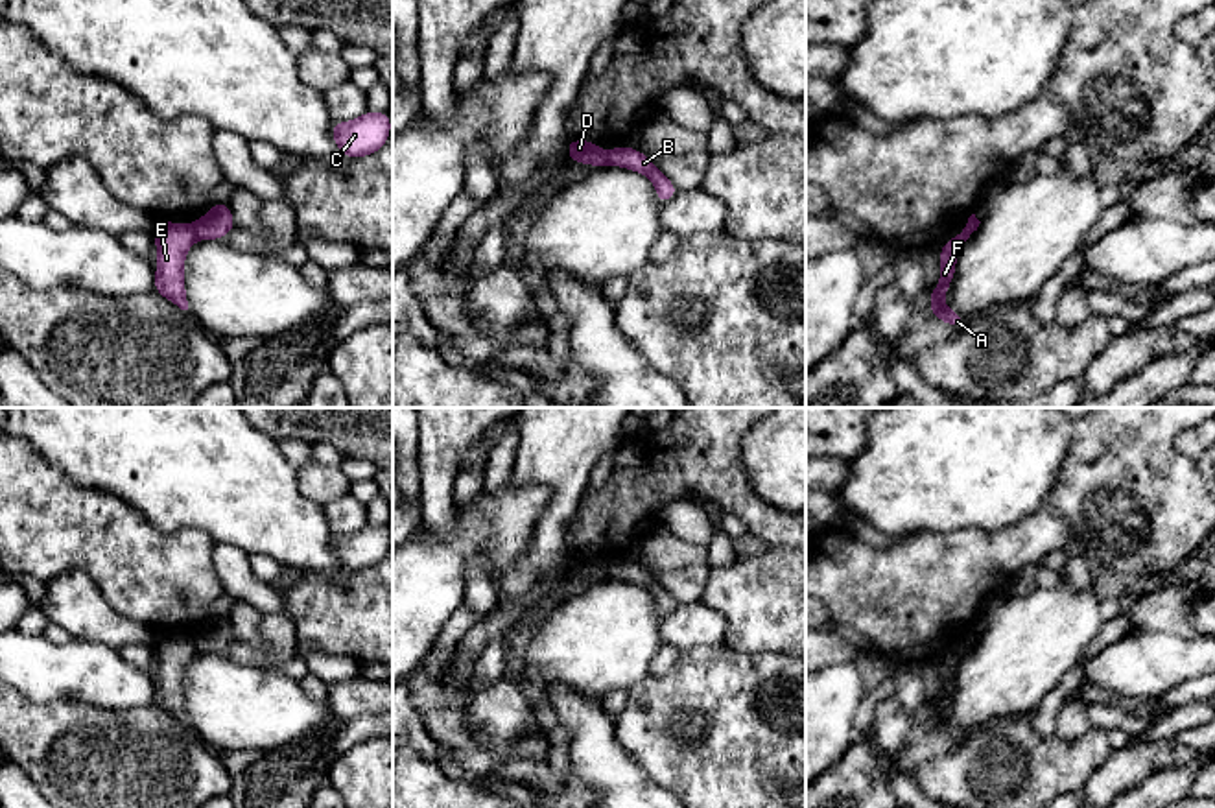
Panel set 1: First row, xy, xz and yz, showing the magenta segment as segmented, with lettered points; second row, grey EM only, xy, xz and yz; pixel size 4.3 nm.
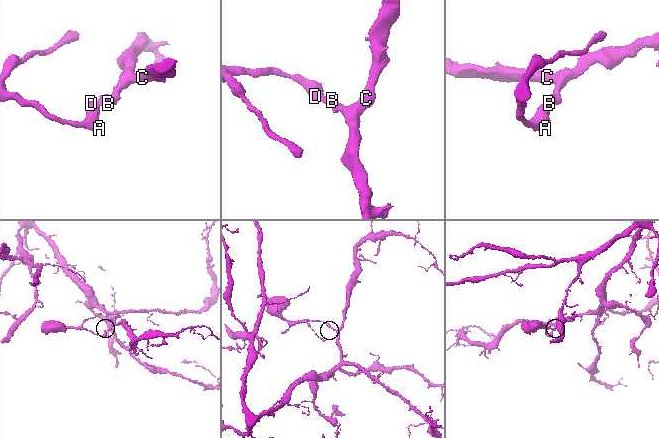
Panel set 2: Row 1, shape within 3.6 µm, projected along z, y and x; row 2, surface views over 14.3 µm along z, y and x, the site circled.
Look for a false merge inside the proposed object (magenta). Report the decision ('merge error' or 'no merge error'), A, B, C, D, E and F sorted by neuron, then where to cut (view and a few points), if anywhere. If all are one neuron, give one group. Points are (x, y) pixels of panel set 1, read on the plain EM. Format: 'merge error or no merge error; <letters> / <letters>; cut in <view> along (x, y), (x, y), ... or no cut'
merge error; A D E F / B C; cut in xy along (192, 639), (198, 650)

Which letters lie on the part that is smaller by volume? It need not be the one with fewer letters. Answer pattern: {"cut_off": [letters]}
{"cut_off": ["A", "D", "E", "F"]}

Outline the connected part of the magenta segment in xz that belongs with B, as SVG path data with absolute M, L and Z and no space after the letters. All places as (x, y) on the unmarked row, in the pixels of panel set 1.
M629 559L610 563L607 577L645 587L655 598L658 614L662 618L666 618L678 605L677 600L651 576L649 570Z

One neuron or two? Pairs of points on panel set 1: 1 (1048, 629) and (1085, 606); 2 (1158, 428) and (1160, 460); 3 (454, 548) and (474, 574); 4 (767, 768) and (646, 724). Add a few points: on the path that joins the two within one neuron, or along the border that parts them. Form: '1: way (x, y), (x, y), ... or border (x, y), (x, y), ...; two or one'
1: way (1057, 624), (1075, 613); one
2: way (1158, 436), (1158, 452); one
3: border (471, 558), (463, 600); two
4: way (738, 738), (705, 725), (675, 725); one

